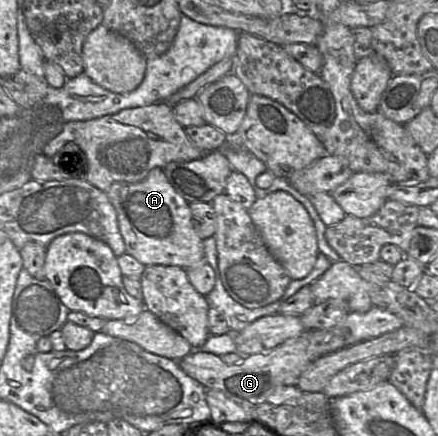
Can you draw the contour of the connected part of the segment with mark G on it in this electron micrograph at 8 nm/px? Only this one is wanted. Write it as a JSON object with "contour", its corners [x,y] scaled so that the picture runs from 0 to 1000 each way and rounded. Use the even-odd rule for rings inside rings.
{"contour":[[[852,704],[836,718],[797,716],[781,739],[756,752],[699,757],[685,771],[660,778],[612,807],[557,817],[543,835],[516,835],[502,817],[459,803],[441,803],[404,830],[422,856],[470,892],[495,892],[559,940],[580,940],[610,922],[612,908],[630,888],[676,885],[689,853],[721,823],[920,748],[922,736],[900,718]]]}

